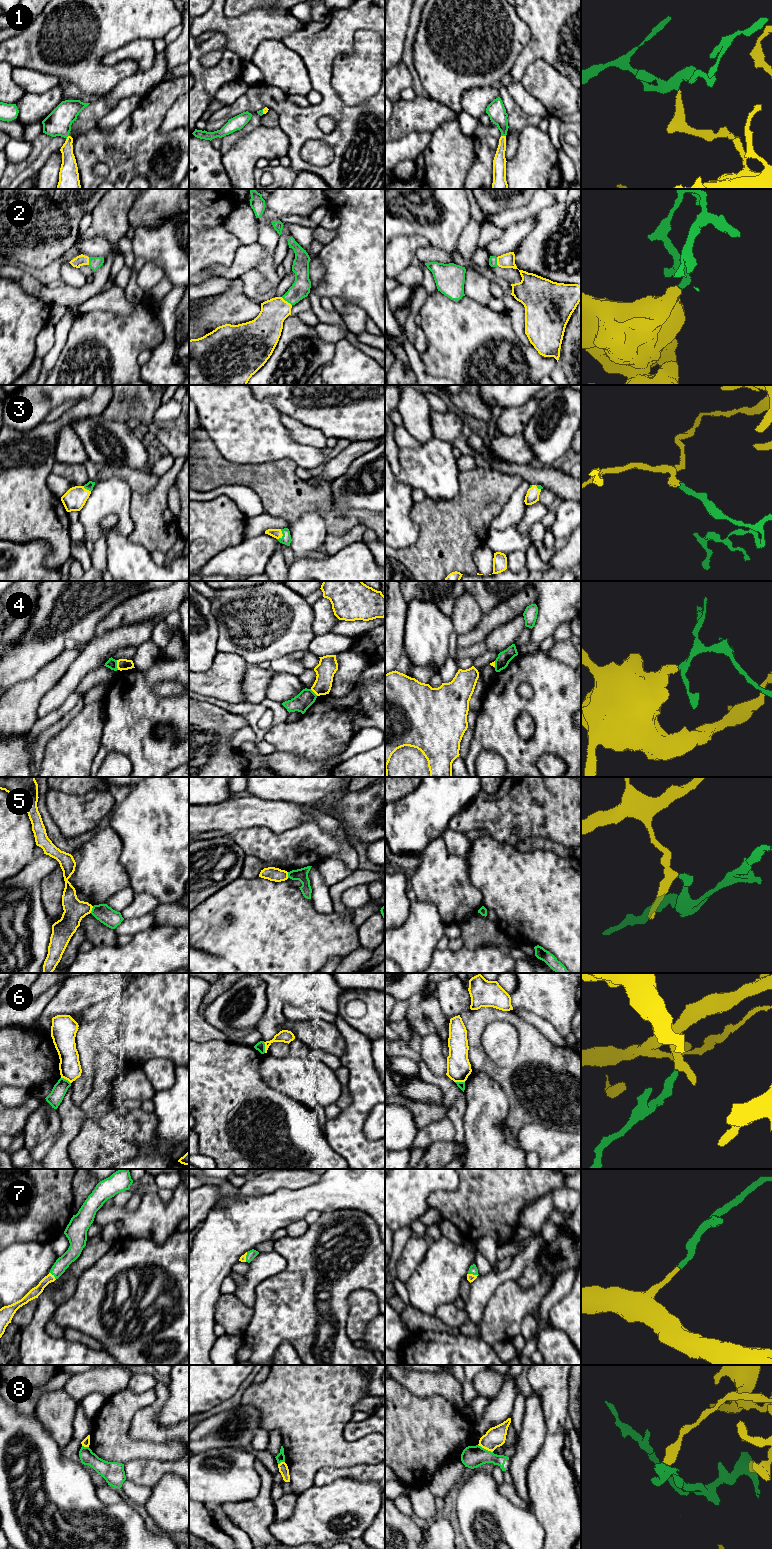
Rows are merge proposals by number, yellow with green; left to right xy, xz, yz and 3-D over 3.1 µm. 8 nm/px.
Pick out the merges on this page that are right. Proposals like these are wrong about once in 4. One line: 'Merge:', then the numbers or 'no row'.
Merge: 1, 2, 3, 7, 8

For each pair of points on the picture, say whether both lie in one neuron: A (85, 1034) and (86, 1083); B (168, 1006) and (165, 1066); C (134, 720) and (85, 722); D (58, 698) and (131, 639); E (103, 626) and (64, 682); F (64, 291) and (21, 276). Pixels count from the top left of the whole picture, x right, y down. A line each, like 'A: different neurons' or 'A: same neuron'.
A: same neuron
B: different neurons
C: different neurons
D: same neuron
E: different neurons
F: same neuron

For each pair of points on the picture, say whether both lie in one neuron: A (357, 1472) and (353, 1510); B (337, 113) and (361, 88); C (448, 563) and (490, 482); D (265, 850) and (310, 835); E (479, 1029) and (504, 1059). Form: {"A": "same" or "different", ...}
{"A": "different", "B": "different", "C": "same", "D": "same", "E": "different"}

